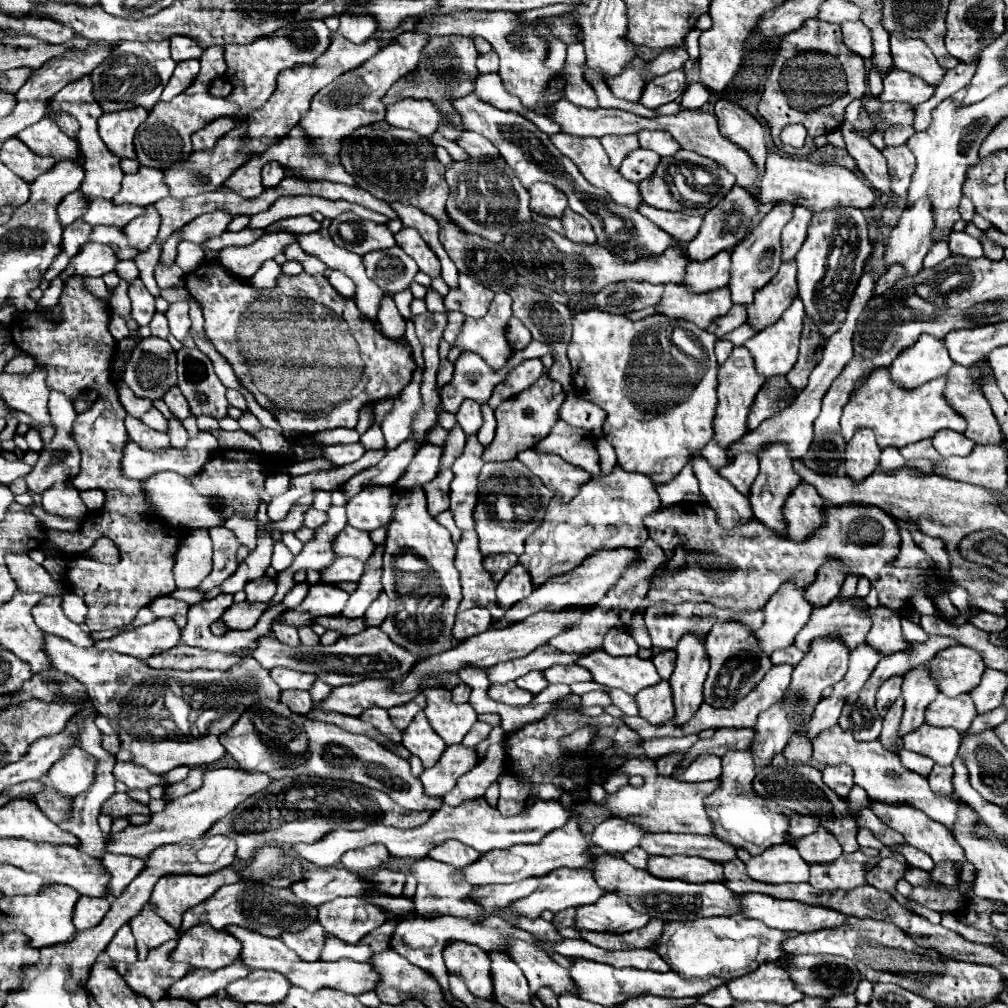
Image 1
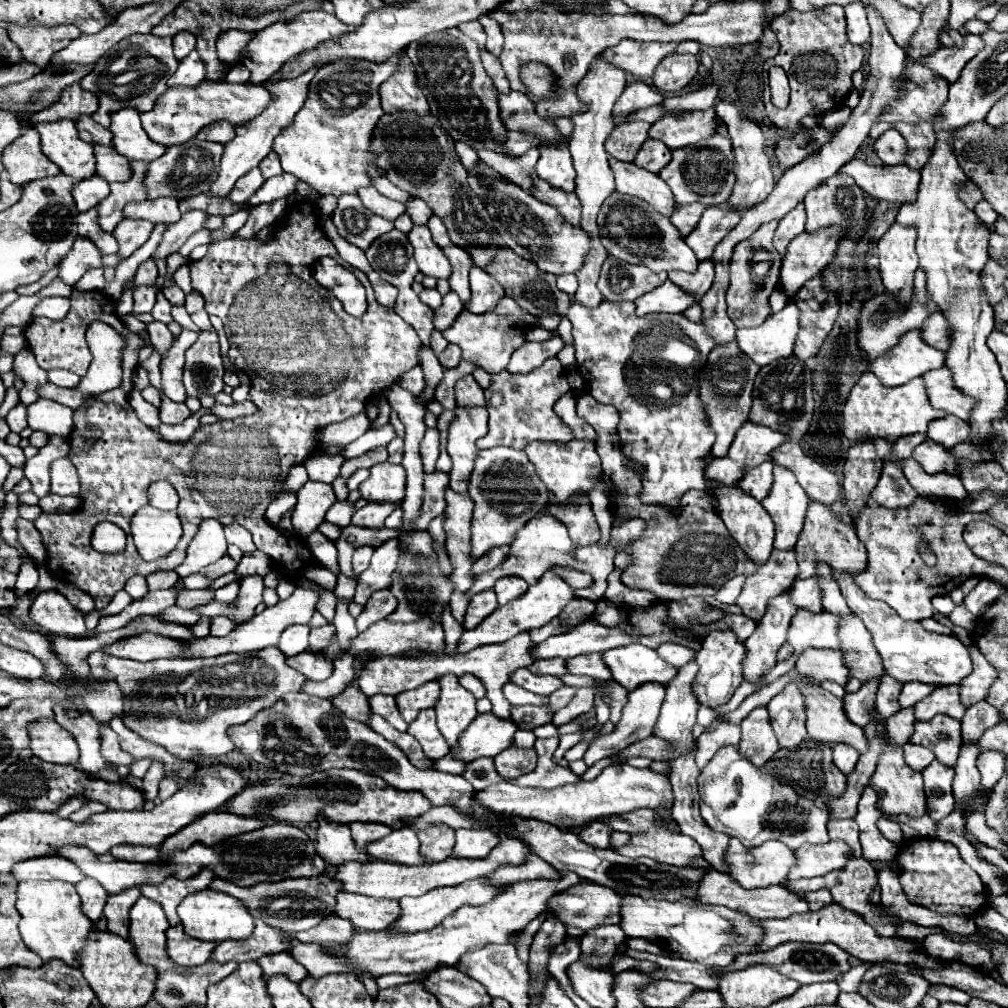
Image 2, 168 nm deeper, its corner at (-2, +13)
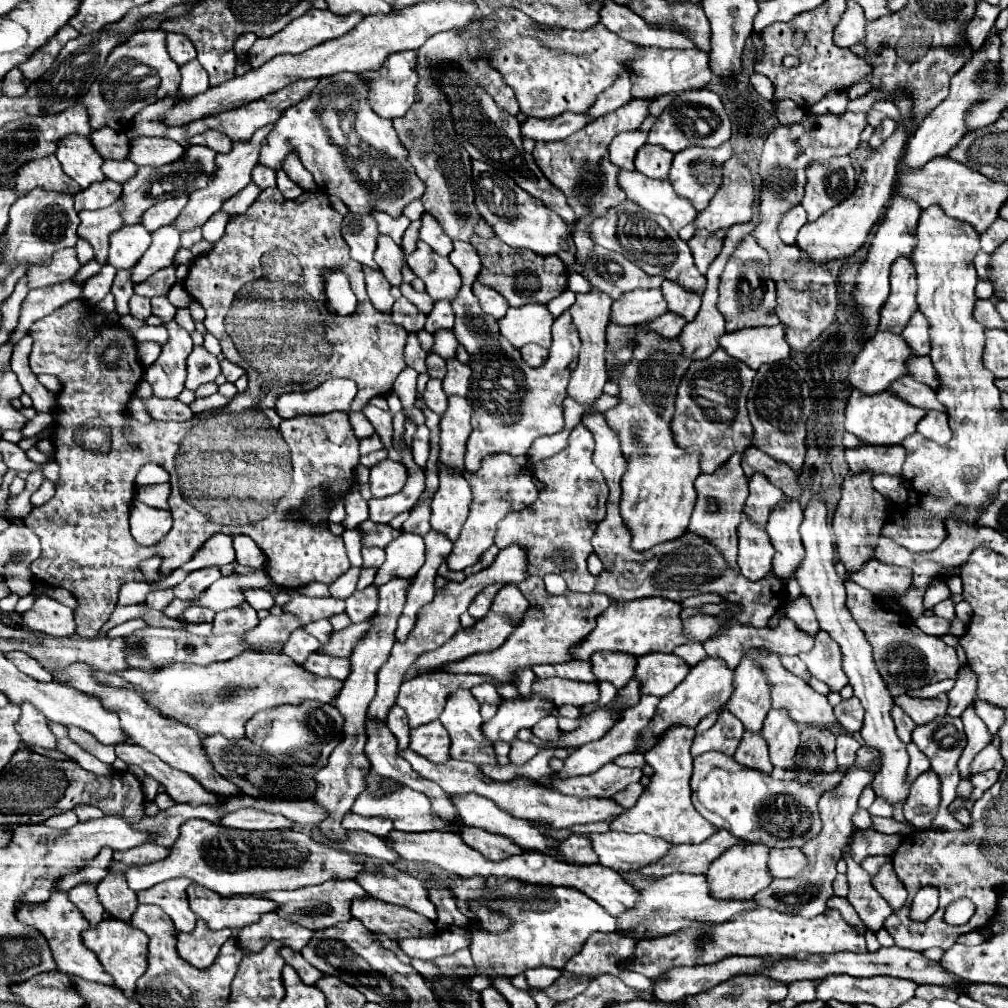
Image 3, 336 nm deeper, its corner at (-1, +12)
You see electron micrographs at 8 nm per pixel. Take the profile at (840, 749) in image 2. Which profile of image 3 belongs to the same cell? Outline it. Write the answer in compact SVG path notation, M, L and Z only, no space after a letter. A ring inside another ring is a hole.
M840 734L838 738L836 738L836 762L838 762L838 766L850 766L852 762L854 762L854 758L856 758L856 750L860 748L860 742L854 738L854 736L850 736L850 734Z

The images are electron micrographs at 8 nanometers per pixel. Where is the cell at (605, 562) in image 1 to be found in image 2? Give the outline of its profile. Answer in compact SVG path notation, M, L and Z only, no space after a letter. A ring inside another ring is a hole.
M547 571L519 599L513 599L511 603L507 603L503 607L497 607L487 619L483 619L483 623L479 623L479 627L465 631L461 641L459 641L459 649L457 651L459 653L467 653L467 651L471 651L471 649L475 649L479 645L485 645L485 643L503 643L503 641L515 637L521 631L527 631L527 629L533 629L533 627L541 627L541 625L549 623L553 617L557 617L563 611L563 607L567 603L571 603L573 599L577 599L575 589L561 575L557 575L555 571Z

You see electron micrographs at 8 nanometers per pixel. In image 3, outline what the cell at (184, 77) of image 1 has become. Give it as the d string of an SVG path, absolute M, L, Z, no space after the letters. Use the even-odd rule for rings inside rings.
M190 60L184 66L180 66L182 72L182 82L180 82L180 94L184 98L192 98L196 94L202 94L208 90L208 74L206 70L198 64L198 60Z

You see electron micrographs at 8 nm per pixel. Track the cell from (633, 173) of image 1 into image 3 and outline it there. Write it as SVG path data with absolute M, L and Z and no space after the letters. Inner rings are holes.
M644 144L636 156L636 170L648 178L662 180L662 178L668 178L672 158L674 154L668 152L666 148Z

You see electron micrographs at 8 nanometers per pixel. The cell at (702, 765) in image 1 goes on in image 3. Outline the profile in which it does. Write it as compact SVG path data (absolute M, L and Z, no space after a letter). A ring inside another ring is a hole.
M722 710L718 714L716 724L710 730L696 734L696 740L692 744L692 756L700 756L710 750L718 750L726 756L732 756L742 740L742 734L744 734L742 722L734 718L728 710Z

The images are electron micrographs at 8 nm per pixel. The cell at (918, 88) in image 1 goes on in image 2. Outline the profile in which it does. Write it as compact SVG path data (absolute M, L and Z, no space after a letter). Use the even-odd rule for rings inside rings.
M967 35L963 47L939 47L933 55L917 59L915 63L931 69L935 75L943 77L949 85L959 79L965 63L969 63L983 49L983 39L977 35Z

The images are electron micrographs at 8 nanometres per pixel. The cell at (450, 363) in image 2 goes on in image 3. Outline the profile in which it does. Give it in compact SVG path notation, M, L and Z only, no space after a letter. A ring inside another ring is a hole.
M429 353L426 364L431 378L443 379L446 375L446 361L438 354Z

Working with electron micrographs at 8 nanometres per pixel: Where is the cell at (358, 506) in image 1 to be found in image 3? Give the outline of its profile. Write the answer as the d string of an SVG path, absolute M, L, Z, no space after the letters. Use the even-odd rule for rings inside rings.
M390 458L370 468L370 488L374 498L384 498L400 492L406 484L406 468Z

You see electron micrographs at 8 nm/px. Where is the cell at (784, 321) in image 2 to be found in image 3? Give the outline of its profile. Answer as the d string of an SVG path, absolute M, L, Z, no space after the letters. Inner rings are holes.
M784 326L770 328L744 328L732 334L724 334L718 340L732 358L758 370L762 364L774 364L790 354L790 346L784 340Z

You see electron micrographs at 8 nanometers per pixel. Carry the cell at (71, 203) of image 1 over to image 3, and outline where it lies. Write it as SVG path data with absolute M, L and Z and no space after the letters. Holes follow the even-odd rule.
M104 180L100 184L92 184L92 188L86 188L74 196L74 208L76 212L82 210L98 210L114 204L122 196L122 184L114 180Z

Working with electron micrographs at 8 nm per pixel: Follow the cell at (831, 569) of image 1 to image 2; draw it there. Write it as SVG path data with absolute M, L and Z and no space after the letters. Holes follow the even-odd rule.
M819 577L797 579L791 587L791 601L799 609L807 611L821 611L821 591L819 591Z

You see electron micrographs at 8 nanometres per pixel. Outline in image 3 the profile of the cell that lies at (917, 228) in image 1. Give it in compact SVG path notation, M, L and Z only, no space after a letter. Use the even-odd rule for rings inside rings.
M898 258L890 274L890 296L882 306L878 330L900 334L916 312L916 272L908 258Z

